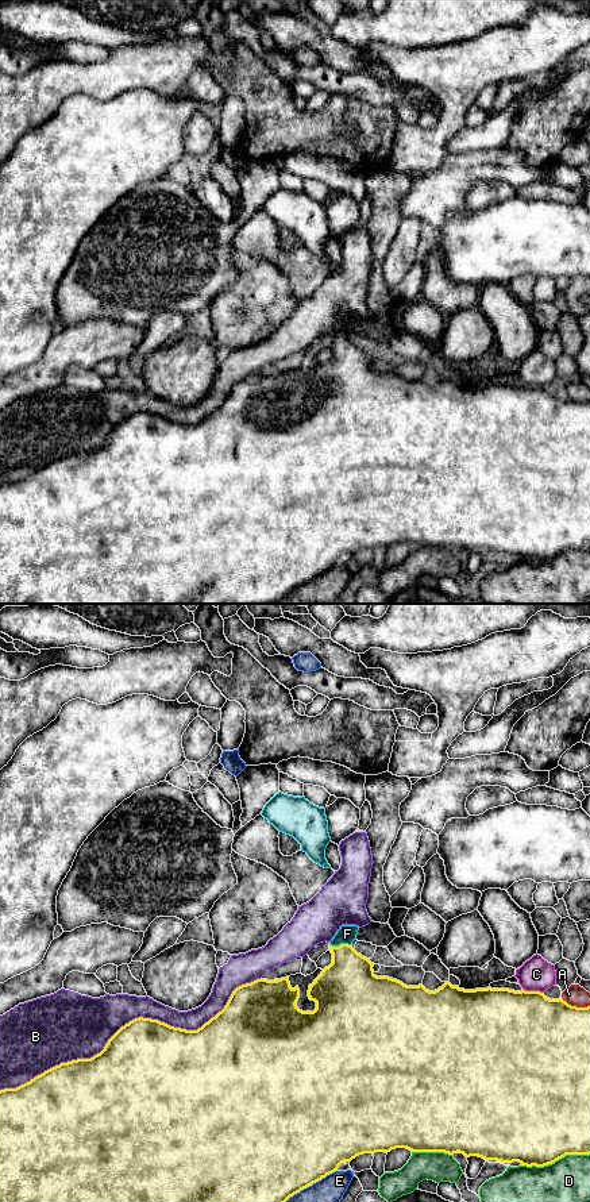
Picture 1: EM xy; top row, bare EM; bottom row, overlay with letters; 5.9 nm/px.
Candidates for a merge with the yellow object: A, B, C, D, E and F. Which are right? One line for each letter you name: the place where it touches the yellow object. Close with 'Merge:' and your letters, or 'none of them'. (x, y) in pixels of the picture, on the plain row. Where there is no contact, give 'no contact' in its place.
F: meets yellow in xy at (342, 339)
Merge: F

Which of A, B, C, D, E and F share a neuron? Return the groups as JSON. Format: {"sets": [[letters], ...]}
{"sets": [["A"], ["B"], ["C"], ["D"], ["E"], ["F"]]}

